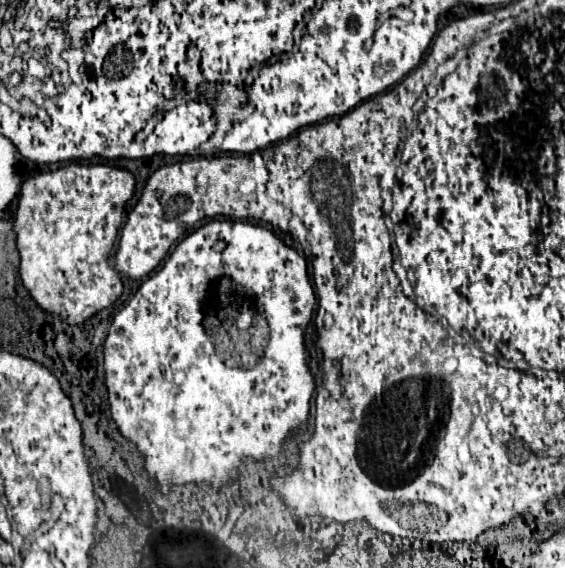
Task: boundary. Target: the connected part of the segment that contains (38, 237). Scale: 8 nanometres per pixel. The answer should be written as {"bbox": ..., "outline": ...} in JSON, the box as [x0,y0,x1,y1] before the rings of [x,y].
{"bbox":[14,162,136,326],"outline":[[[72,162],[54,172],[42,172],[22,182],[14,220],[16,250],[20,254],[20,280],[32,300],[44,310],[62,316],[70,326],[80,326],[96,312],[112,306],[124,290],[120,272],[108,260],[122,224],[126,202],[136,192],[134,174],[126,168],[108,164]]]}

